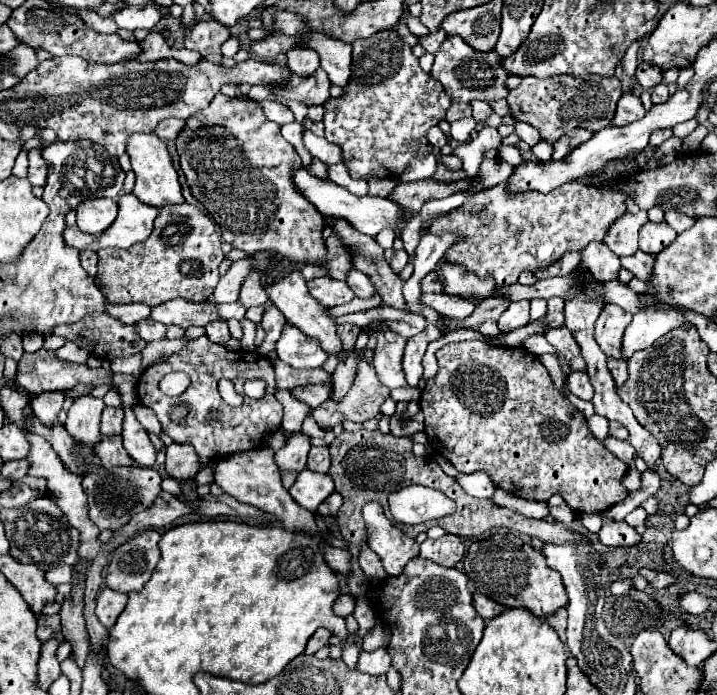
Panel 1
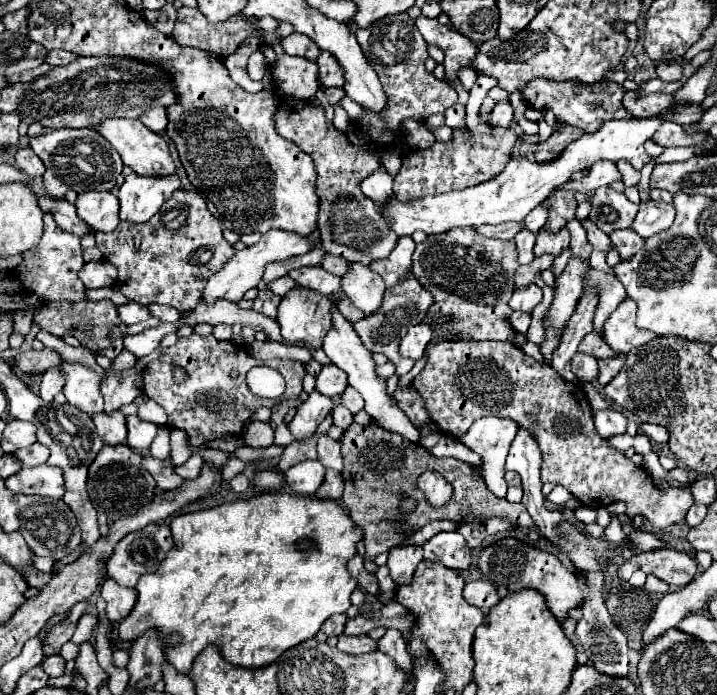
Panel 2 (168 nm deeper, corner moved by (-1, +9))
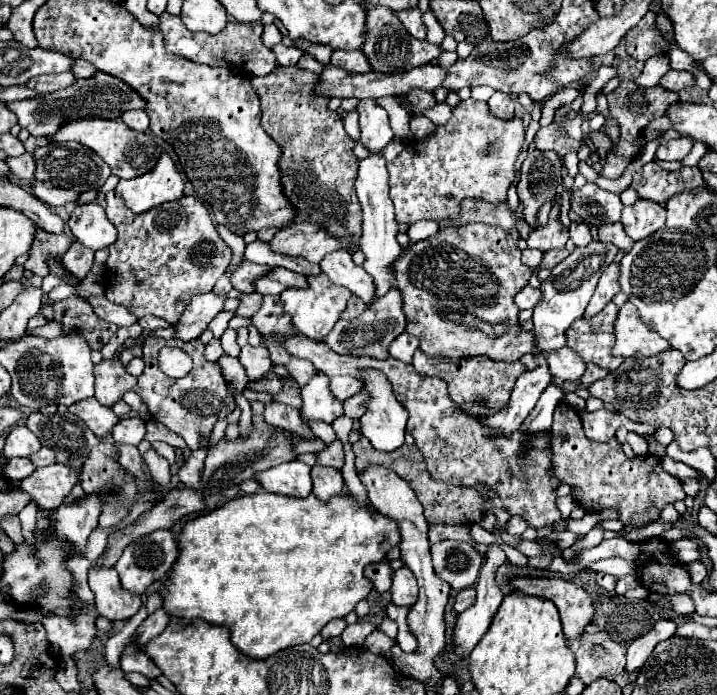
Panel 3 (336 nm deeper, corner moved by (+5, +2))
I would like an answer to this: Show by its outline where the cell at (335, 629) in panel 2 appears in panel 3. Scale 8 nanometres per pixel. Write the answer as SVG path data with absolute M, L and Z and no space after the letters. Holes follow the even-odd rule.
M333 619L329 625L325 625L325 627L323 627L323 631L321 631L321 637L323 637L323 639L339 637L339 635L343 633L343 629L345 629L345 627L347 627L345 619Z

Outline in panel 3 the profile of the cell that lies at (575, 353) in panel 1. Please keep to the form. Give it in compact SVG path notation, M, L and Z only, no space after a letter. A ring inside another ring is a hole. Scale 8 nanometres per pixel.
M611 301L591 319L585 319L585 317L577 319L565 331L567 345L573 351L577 351L585 359L585 363L595 363L609 371L617 369L625 361L611 353L615 345L613 325L615 325L617 313L619 313L619 307Z

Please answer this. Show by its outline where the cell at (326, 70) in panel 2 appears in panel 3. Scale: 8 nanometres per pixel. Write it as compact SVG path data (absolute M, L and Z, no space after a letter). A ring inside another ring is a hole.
M357 49L357 51L333 51L331 65L339 65L339 67L353 71L353 73L371 71L371 65L369 65L369 61L361 49Z

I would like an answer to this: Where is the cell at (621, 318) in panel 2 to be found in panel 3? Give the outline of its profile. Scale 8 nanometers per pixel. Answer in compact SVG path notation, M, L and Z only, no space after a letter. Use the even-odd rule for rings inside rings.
M629 301L619 311L615 335L617 343L613 347L613 355L621 357L653 357L671 347L667 339L657 335L647 323L641 321L637 307Z

